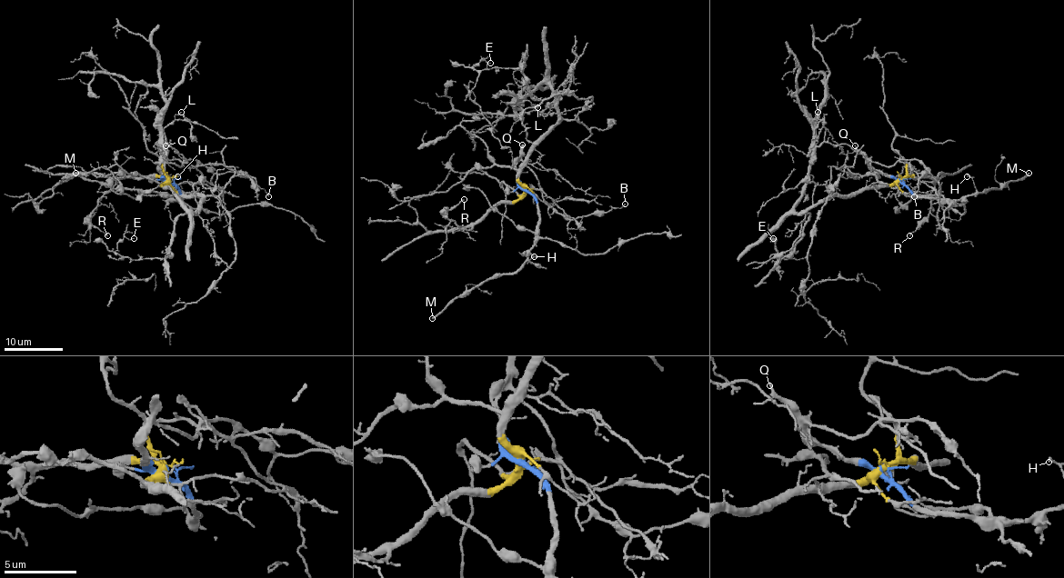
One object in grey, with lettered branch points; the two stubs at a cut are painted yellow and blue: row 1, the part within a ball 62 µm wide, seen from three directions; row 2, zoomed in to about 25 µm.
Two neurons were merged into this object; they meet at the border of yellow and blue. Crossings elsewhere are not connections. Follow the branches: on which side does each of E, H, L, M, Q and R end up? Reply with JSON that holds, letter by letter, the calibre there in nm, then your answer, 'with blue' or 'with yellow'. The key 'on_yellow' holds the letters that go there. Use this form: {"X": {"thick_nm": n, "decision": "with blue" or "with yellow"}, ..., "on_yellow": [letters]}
{"E": {"thick_nm": 100, "decision": "with yellow"}, "H": {"thick_nm": 130, "decision": "with blue"}, "L": {"thick_nm": 190, "decision": "with yellow"}, "M": {"thick_nm": 240, "decision": "with blue"}, "Q": {"thick_nm": 280, "decision": "with blue"}, "R": {"thick_nm": 140, "decision": "with yellow"}, "on_yellow": ["E", "L", "R"]}

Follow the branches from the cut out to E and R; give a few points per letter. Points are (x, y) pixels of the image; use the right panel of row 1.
E: (903, 179), (810, 205), (803, 237), (777, 260), (773, 237)
R: (903, 179), (930, 177), (939, 186), (928, 215), (910, 236)

